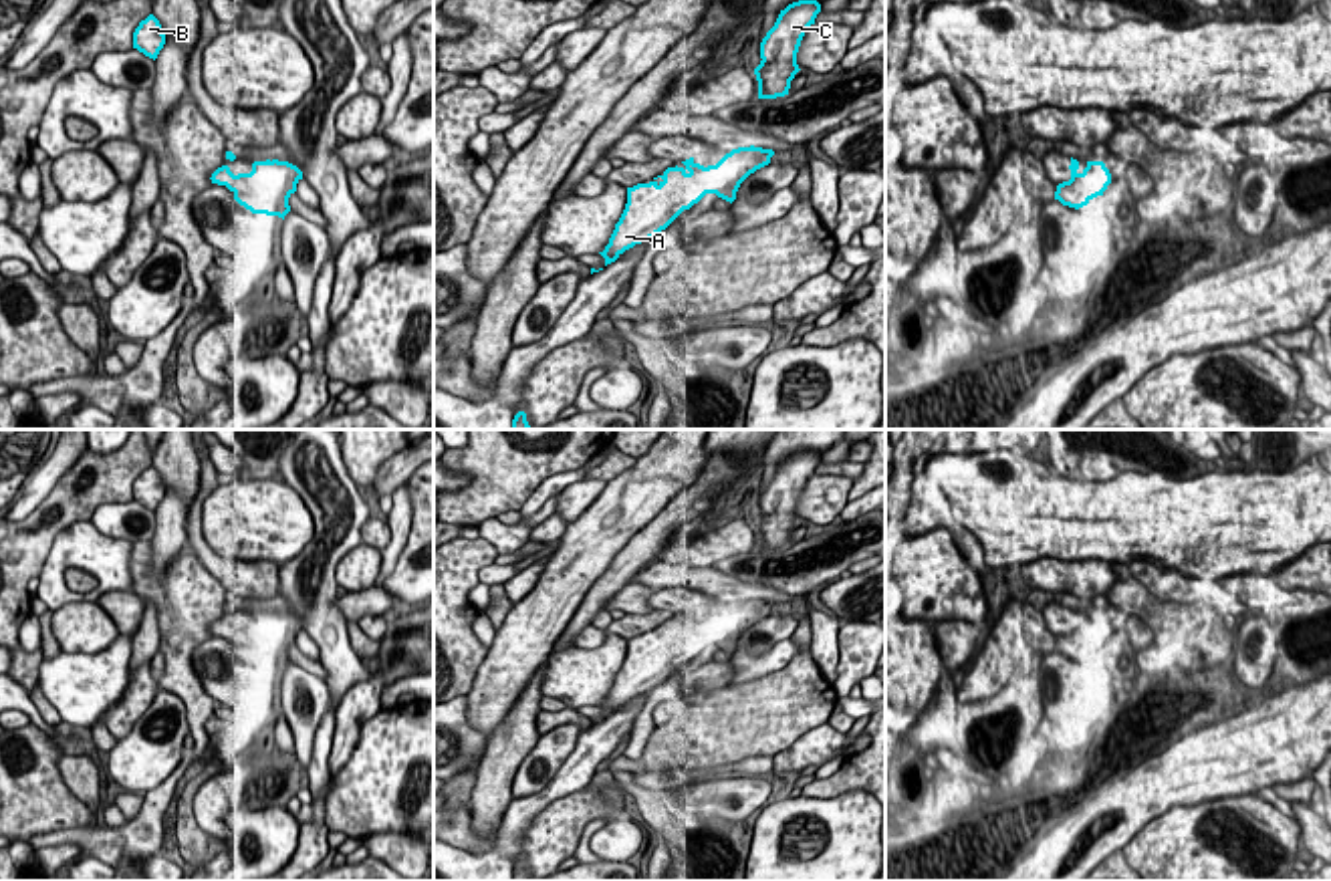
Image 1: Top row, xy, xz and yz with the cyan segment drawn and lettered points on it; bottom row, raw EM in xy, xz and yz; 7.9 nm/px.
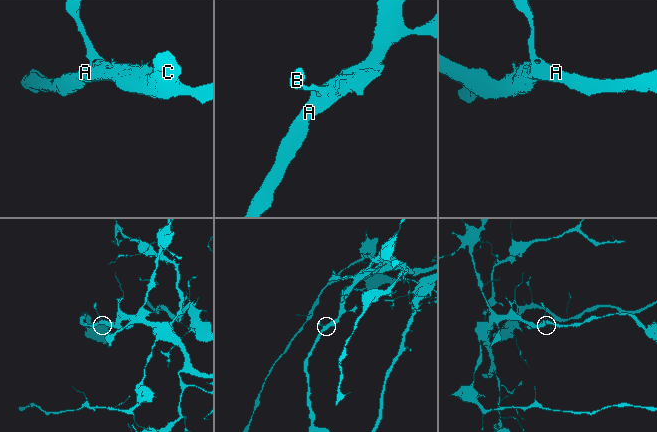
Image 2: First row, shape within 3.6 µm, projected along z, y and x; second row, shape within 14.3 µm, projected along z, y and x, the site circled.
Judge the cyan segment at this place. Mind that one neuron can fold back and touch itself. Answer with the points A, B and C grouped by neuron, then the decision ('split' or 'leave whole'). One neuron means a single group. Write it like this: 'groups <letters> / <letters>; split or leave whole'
groups A B C; leave whole

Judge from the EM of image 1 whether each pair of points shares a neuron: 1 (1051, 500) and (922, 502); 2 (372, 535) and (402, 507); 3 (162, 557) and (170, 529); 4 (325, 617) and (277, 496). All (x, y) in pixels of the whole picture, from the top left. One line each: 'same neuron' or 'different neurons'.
1: different neurons
2: different neurons
3: same neuron
4: different neurons

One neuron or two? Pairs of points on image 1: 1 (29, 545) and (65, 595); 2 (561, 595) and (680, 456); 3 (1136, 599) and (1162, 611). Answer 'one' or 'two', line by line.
1: two
2: one
3: one

